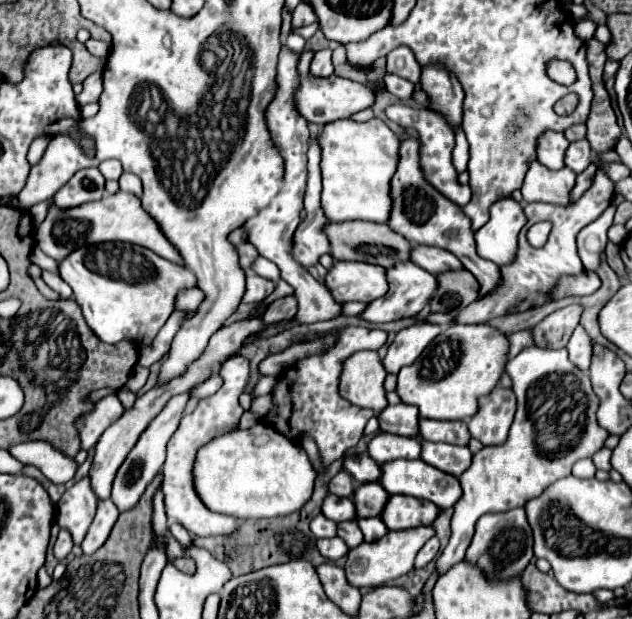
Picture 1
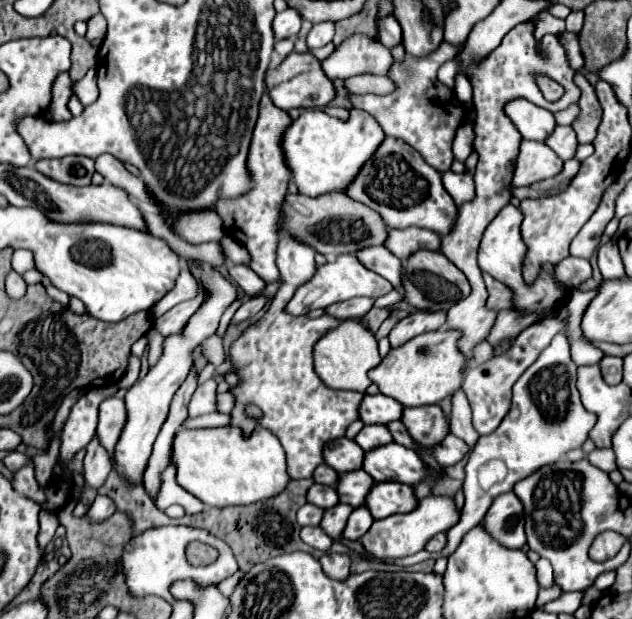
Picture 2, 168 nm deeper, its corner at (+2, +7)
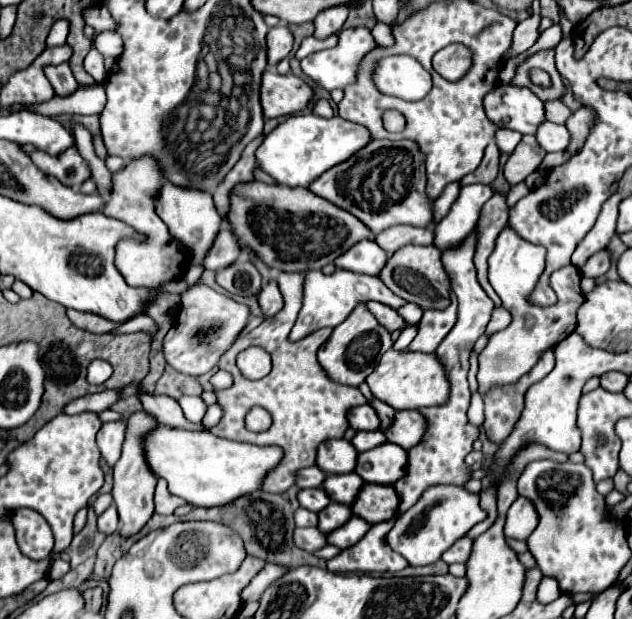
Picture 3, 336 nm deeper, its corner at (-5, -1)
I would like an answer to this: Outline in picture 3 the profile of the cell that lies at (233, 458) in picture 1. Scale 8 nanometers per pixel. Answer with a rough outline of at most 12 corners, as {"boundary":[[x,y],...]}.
{"boundary":[[159,424],[149,470],[193,506],[259,490],[281,448]]}

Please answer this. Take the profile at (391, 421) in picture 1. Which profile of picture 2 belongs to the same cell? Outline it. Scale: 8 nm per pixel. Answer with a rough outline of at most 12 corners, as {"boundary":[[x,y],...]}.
{"boundary":[[366,394],[364,424],[402,420],[404,406],[390,396]]}

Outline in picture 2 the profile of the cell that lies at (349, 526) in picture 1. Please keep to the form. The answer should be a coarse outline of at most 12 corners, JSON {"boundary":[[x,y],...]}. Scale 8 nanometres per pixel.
{"boundary":[[336,504],[324,512],[322,528],[334,540],[344,538],[354,508]]}

